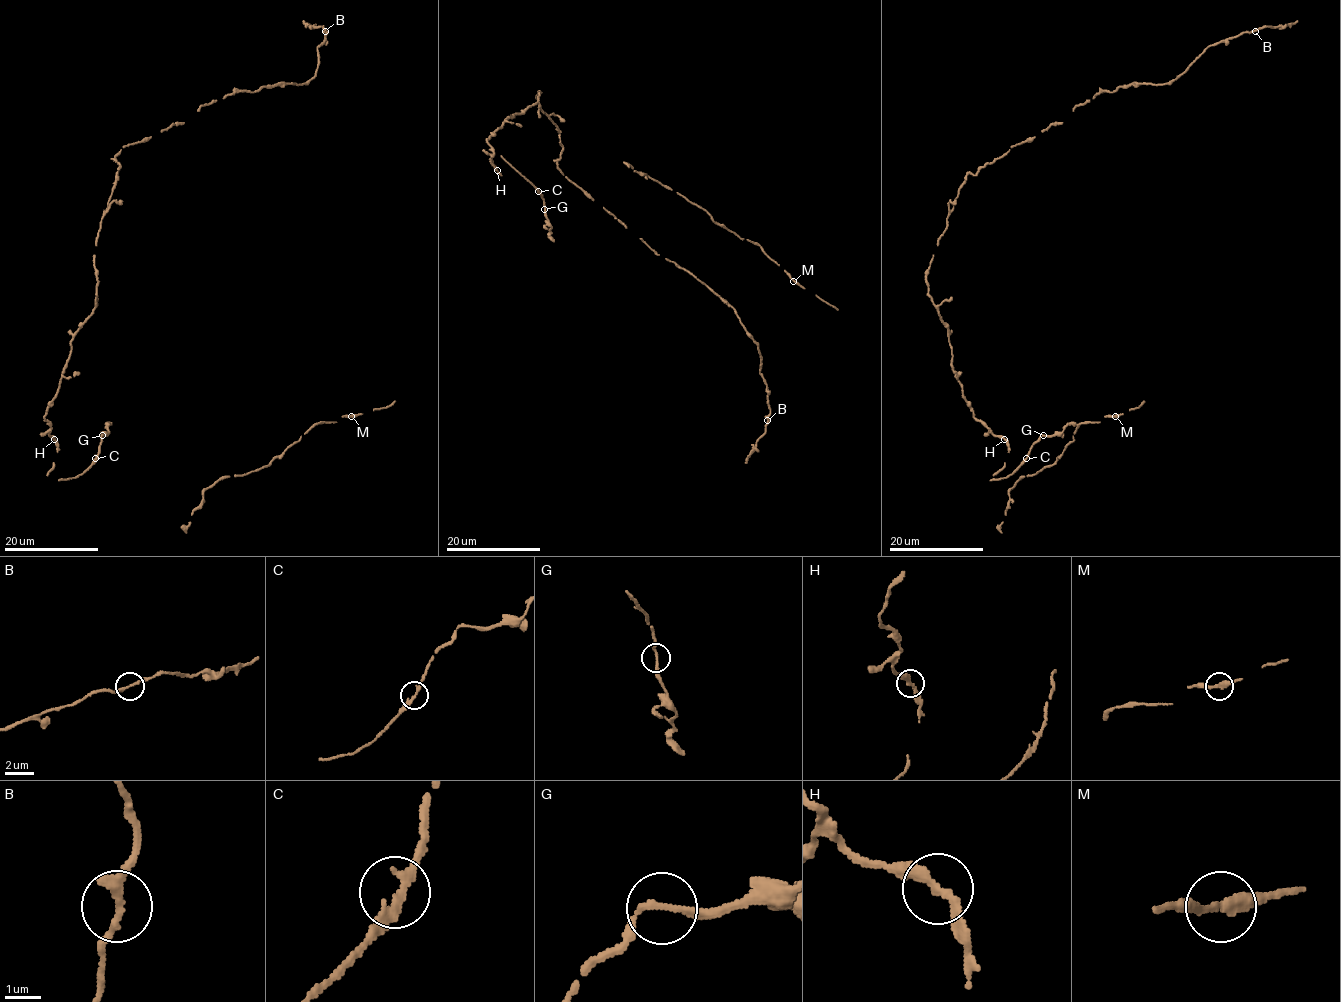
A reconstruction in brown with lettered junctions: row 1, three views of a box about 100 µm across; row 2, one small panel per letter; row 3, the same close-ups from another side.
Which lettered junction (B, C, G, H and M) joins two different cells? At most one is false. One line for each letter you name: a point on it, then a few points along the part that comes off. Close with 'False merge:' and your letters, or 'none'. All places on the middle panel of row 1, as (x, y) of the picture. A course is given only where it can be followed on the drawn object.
False merge: none

